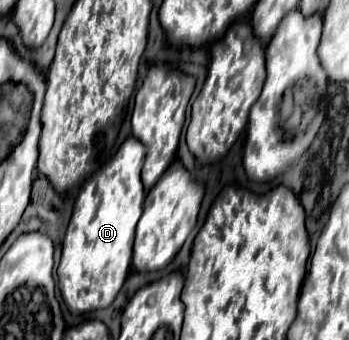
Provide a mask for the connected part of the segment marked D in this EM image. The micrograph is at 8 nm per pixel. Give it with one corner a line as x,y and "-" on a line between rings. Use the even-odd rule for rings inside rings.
128,137
112,161
96,171
78,193
58,267
58,287
72,315
106,309
130,273
134,231
146,197
140,181
144,153
146,147
136,137

